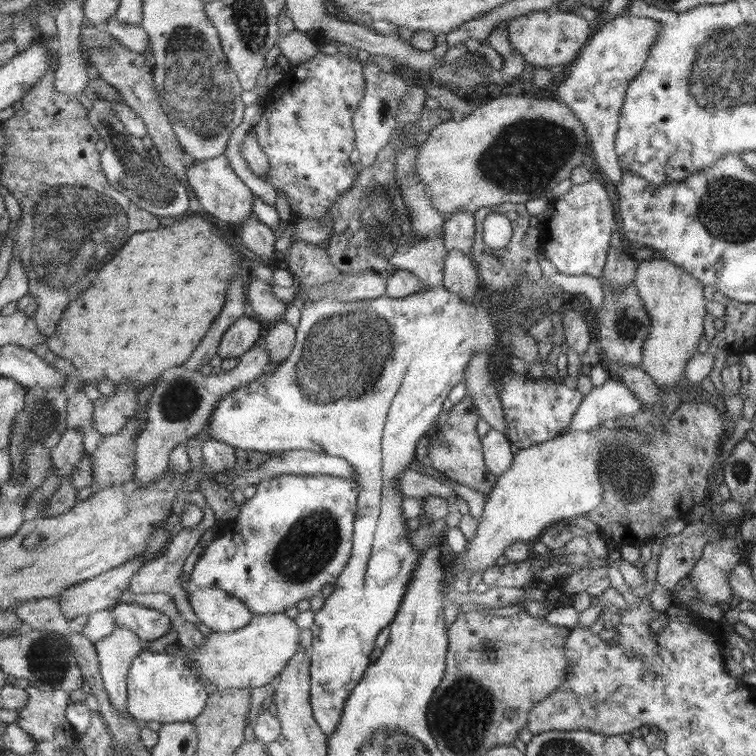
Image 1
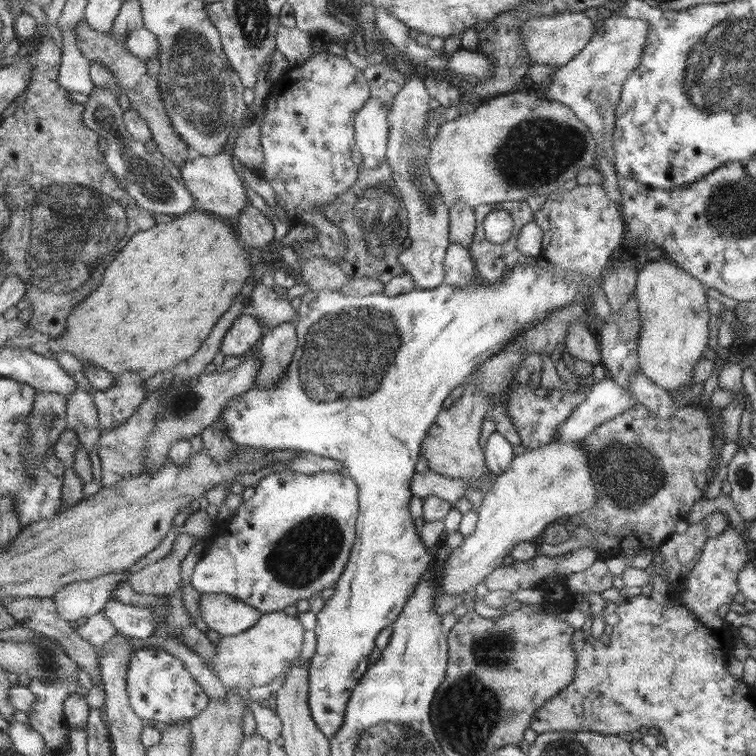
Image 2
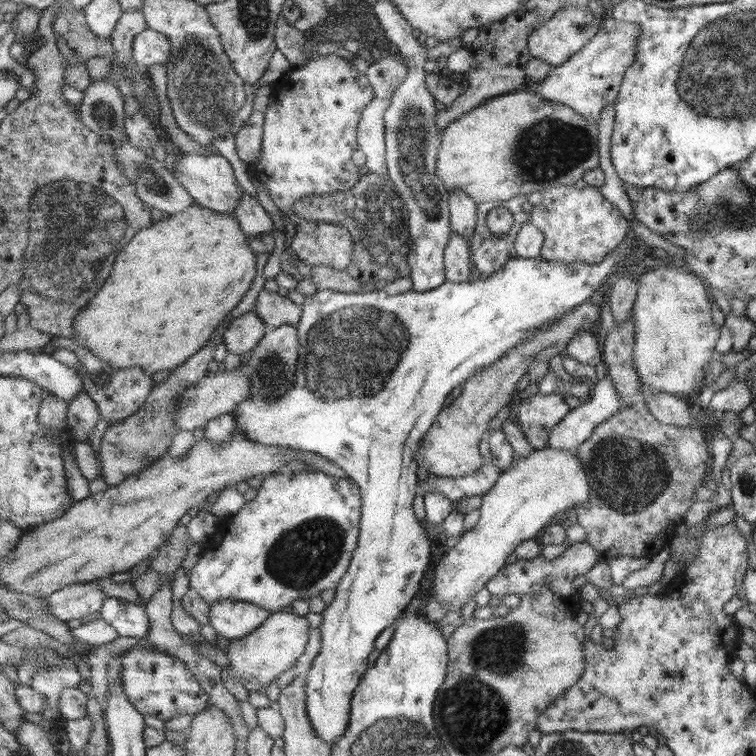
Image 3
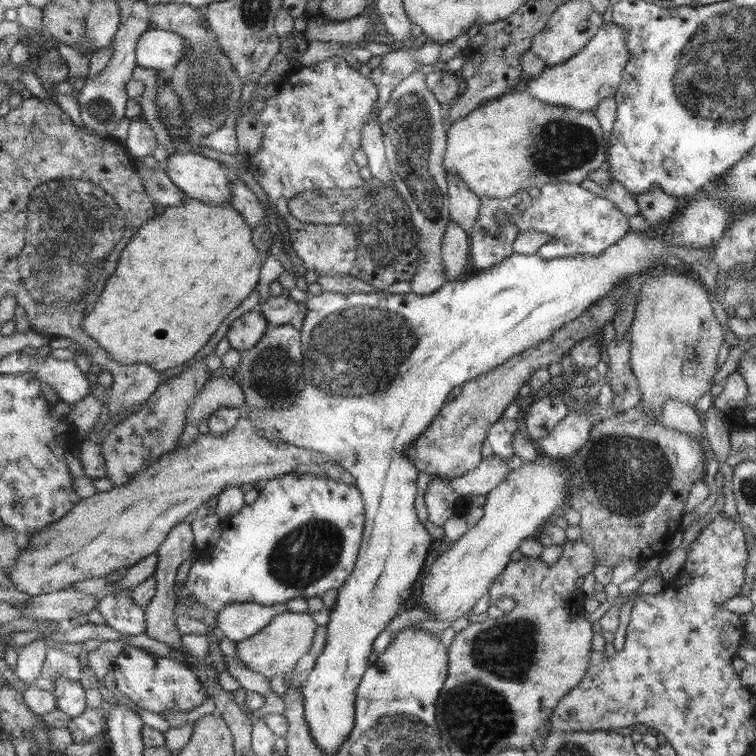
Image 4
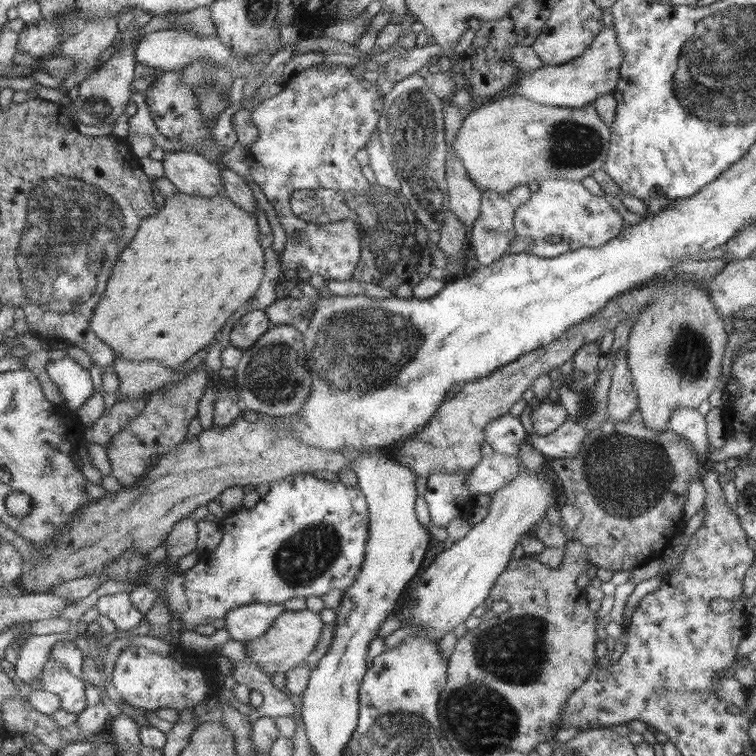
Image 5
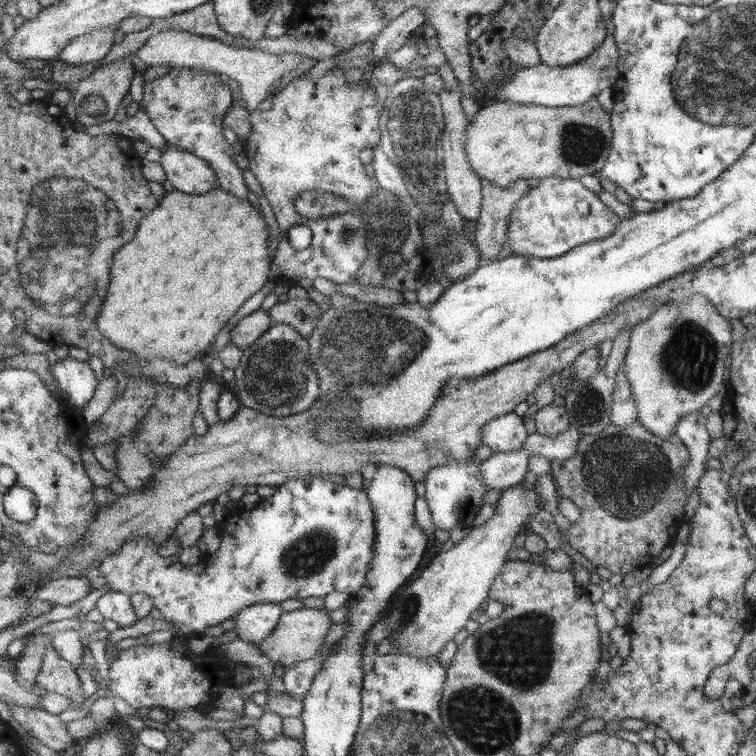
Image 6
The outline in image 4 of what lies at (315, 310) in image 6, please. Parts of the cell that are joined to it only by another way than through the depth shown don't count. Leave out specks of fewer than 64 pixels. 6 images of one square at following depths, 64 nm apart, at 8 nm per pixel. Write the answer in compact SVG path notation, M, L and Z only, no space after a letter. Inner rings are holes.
M286 293L280 296L271 296L271 300L261 305L261 312L272 325L293 325L299 331L305 326L305 318L309 314L306 300L295 302Z

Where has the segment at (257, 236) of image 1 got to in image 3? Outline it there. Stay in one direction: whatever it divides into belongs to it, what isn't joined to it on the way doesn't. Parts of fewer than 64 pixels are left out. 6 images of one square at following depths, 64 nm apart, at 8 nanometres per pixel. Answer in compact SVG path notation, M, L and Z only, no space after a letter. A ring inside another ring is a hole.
M242 189L242 202L234 212L249 239L261 235L261 238L270 242L270 236L276 232L275 226L257 197Z

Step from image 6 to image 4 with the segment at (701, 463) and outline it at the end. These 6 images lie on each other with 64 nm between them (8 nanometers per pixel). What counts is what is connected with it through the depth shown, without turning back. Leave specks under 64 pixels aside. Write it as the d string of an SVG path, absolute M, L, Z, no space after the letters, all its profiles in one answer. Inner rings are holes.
M667 400L661 406L658 422L664 427L686 432L689 436L694 436L698 441L703 440L703 435L701 435L701 432L703 432L701 414L694 407L687 404Z

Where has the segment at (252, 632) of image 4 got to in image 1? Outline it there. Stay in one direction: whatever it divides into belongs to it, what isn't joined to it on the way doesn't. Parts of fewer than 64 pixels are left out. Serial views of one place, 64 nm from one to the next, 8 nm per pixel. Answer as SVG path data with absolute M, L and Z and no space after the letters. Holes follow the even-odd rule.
M192 587L188 597L201 622L213 631L239 630L257 615L240 598L220 588Z

